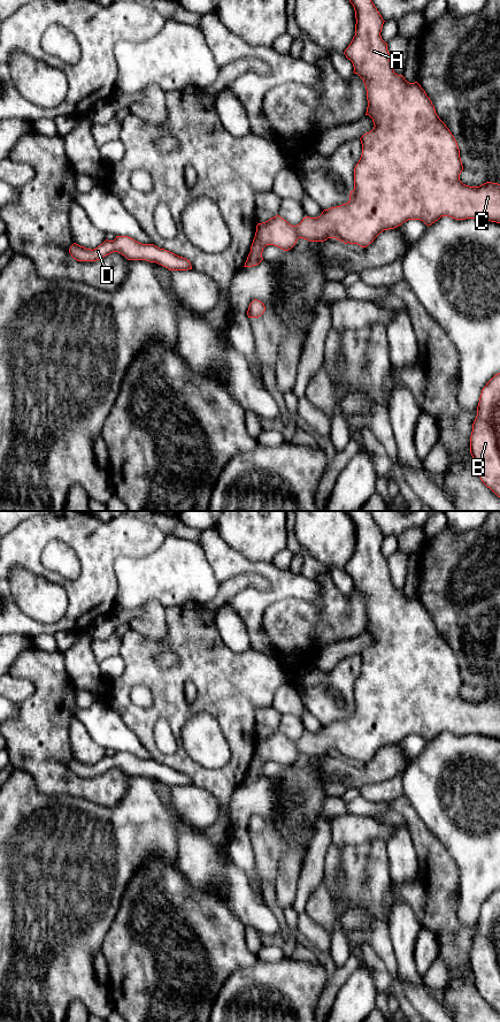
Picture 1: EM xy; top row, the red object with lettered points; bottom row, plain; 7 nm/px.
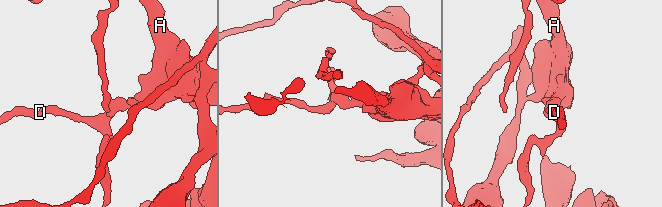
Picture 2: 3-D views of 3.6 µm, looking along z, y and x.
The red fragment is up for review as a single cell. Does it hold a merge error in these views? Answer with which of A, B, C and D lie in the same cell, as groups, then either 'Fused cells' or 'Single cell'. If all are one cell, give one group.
Groups: A B C / D. Fused cells

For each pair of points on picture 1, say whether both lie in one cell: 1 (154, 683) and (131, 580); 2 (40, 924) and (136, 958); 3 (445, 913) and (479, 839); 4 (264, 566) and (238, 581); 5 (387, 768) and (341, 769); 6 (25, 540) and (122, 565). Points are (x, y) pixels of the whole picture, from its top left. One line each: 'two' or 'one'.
1: two
2: two
3: two
4: two
5: one
6: two

